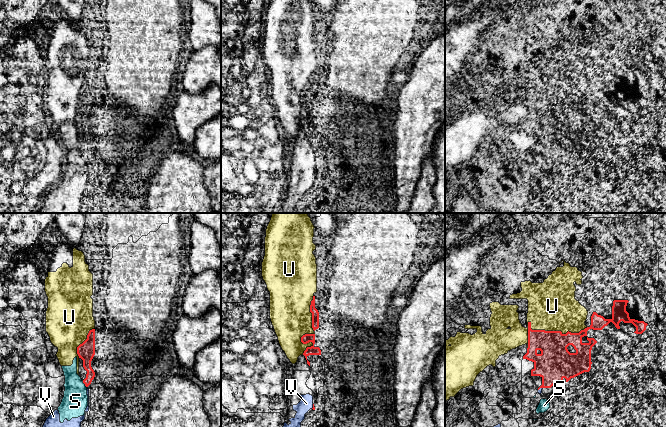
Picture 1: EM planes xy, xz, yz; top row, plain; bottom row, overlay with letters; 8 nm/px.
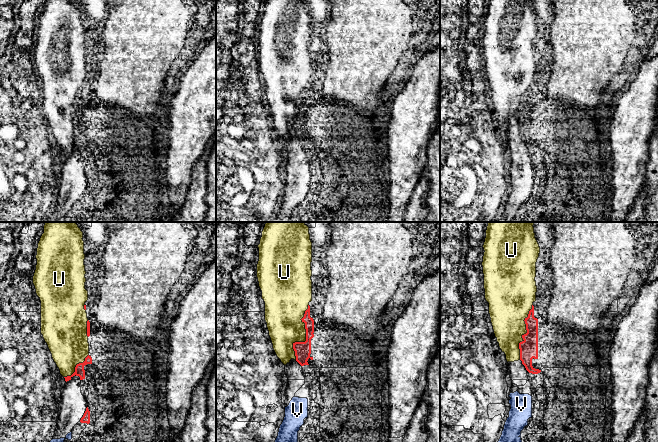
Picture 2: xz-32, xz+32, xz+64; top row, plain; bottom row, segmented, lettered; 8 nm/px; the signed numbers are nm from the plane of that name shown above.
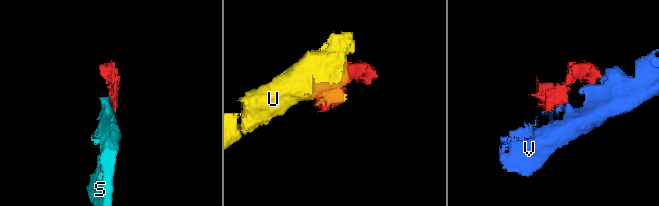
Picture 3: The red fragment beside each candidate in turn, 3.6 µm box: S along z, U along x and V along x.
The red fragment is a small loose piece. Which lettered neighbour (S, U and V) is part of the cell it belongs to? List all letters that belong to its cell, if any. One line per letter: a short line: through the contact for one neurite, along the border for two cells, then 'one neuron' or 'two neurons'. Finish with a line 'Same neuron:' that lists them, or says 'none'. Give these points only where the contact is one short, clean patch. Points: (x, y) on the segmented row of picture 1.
S: two neurons
U: one neuron
V: two neurons
Same neuron: U

